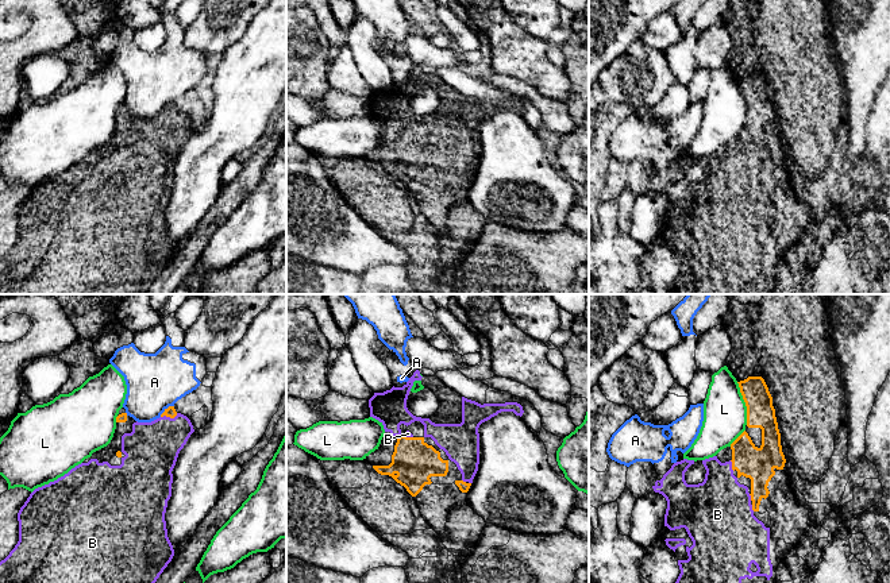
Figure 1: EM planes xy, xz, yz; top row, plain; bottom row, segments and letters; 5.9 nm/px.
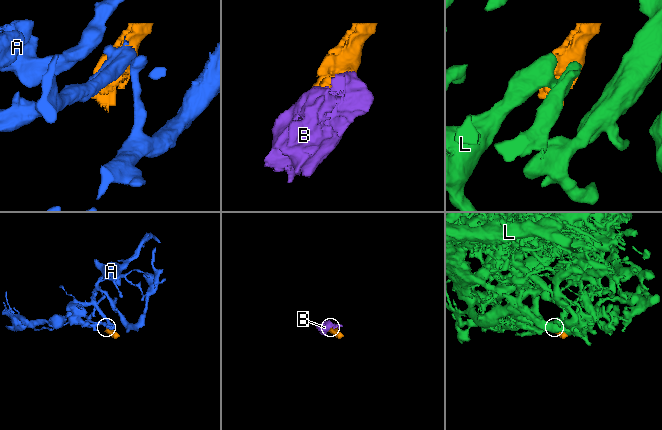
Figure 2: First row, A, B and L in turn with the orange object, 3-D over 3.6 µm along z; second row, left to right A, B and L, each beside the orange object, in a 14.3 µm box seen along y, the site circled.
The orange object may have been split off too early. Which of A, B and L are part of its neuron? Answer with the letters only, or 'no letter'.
B

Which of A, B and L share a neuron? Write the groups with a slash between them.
A / B / L

